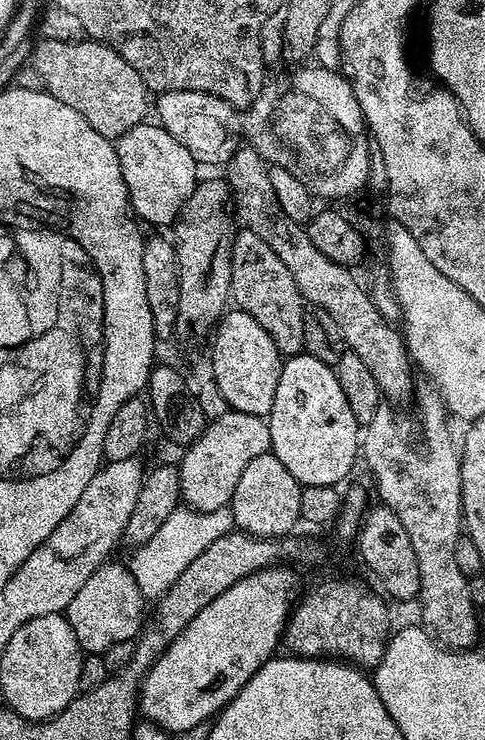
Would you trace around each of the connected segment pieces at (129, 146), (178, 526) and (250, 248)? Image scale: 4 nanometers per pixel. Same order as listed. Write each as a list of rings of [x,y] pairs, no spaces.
[[[156,122],[134,126],[134,130],[115,141],[115,146],[133,213],[143,223],[145,220],[148,224],[171,225],[198,183],[198,165],[190,150]]]
[[[187,506],[177,508],[166,522],[155,532],[145,544],[139,545],[132,556],[132,561],[127,561],[126,566],[134,574],[134,582],[138,582],[138,590],[143,594],[145,601],[155,602],[174,586],[178,574],[210,546],[210,542],[218,542],[227,532],[233,531],[231,507],[218,508],[209,512],[197,512]]]
[[[247,230],[237,231],[232,238],[232,290],[230,296],[239,311],[250,314],[250,318],[254,318],[254,322],[258,322],[258,324],[270,334],[270,338],[274,338],[274,346],[278,346],[281,357],[299,356],[304,352],[304,309],[306,307],[306,301],[300,296],[298,286],[294,284],[294,278],[291,277],[290,271],[286,268],[285,263],[278,258],[274,250],[272,250],[266,242],[258,238],[256,234]]]

